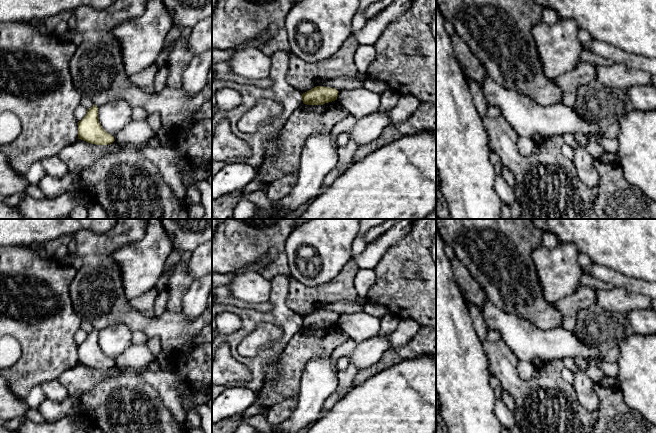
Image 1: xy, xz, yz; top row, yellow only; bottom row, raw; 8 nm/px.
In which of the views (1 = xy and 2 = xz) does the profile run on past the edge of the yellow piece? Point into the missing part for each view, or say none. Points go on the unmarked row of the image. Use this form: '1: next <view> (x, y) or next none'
1: next none
2: next none

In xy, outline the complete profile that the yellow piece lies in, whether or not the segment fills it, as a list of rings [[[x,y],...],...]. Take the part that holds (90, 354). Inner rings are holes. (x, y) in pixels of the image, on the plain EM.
[[[96,329],[88,333],[85,341],[78,346],[78,363],[96,369],[109,369],[115,365],[114,360],[102,352]]]

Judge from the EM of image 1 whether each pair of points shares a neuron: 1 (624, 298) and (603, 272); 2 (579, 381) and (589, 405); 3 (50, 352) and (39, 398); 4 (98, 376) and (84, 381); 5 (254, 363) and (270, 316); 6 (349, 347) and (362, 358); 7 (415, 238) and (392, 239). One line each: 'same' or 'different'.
1: different
2: same
3: different
4: same
5: same
6: different
7: different

